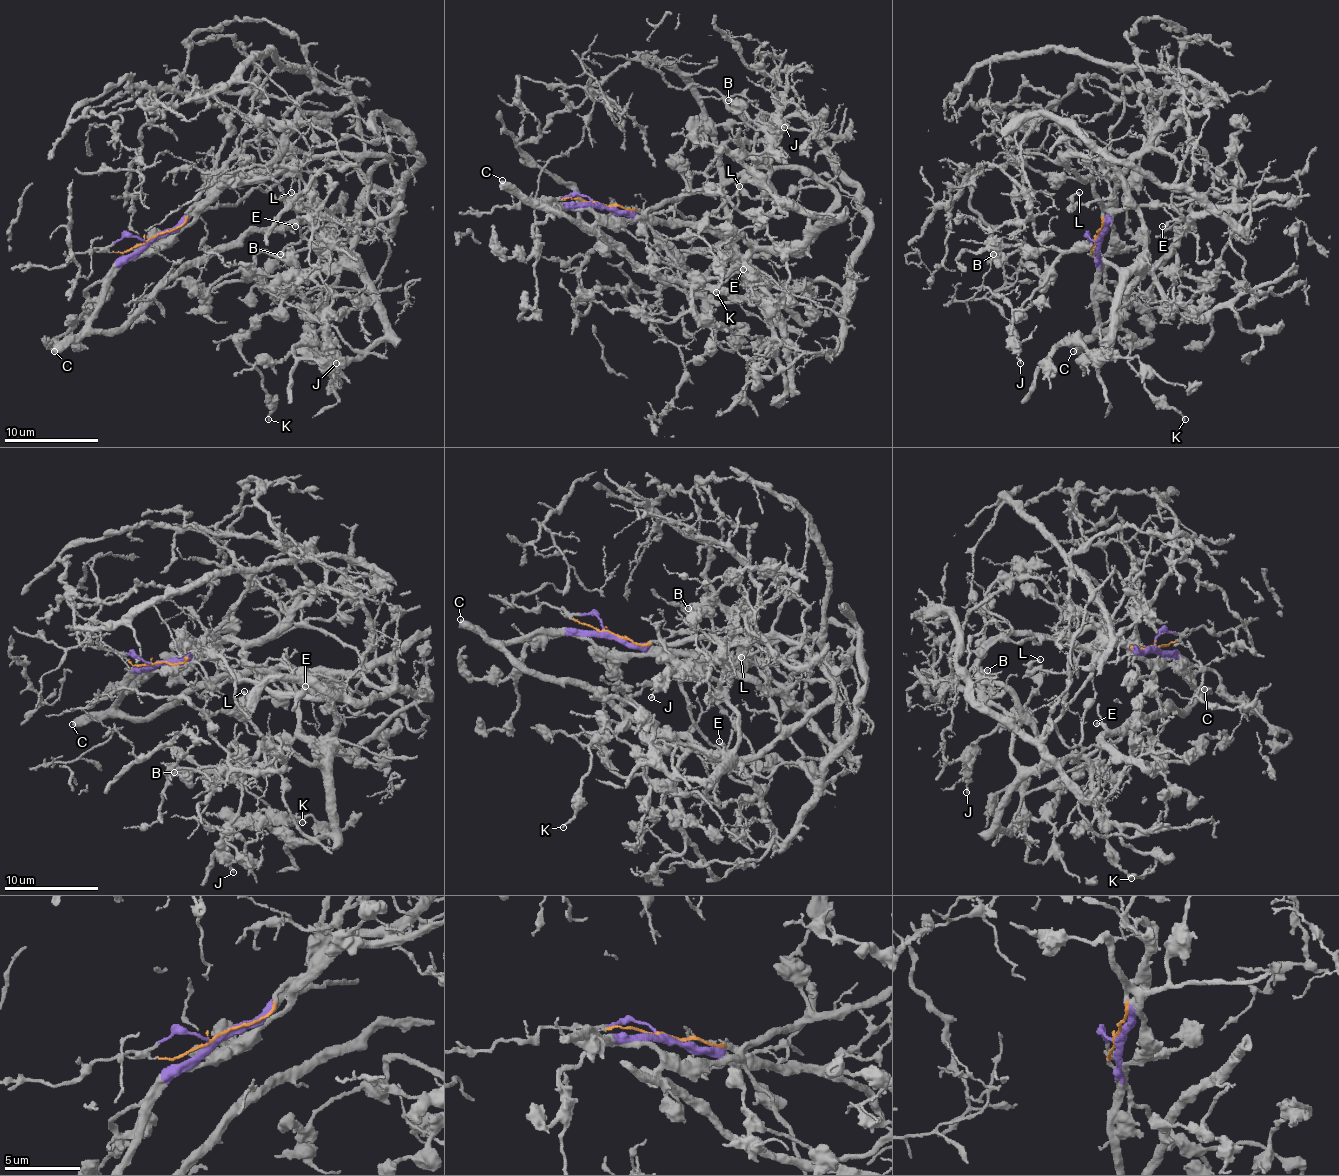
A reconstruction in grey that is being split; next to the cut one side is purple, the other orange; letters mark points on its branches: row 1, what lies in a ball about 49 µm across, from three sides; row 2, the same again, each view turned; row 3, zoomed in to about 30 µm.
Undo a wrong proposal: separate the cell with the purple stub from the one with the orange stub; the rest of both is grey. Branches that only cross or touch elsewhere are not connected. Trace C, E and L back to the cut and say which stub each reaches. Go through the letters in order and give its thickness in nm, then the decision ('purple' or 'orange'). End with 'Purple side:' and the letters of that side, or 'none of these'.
C: 550 nm thick; purple
E: 240 nm thick; purple
L: 190 nm thick; purple
Purple side: C, E, L

